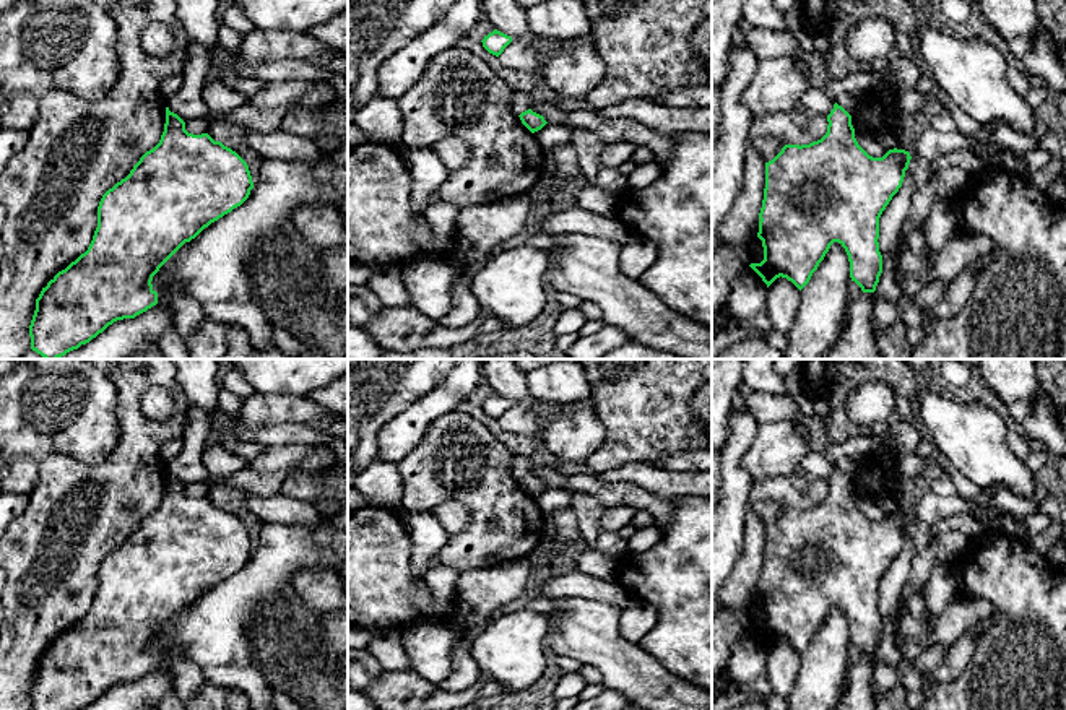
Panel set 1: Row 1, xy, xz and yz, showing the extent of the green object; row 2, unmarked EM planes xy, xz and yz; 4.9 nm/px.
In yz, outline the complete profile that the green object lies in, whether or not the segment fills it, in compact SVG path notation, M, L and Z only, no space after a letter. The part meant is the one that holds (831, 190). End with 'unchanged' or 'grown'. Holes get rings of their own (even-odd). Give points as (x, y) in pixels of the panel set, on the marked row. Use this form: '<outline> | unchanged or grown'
M837 102L827 115L827 133L809 145L785 145L765 162L765 188L759 213L759 232L764 260L749 266L767 288L777 278L786 278L800 291L824 260L834 242L838 242L850 262L850 278L863 292L874 292L882 273L879 252L879 218L892 197L902 187L912 158L928 162L962 148L972 148L970 140L956 127L939 132L928 122L921 123L907 140L905 149L889 149L882 158L869 156L856 141L852 115Z | grown

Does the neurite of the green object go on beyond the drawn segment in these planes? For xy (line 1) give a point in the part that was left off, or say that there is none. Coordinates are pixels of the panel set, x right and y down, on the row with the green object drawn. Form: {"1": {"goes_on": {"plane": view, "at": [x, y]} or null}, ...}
{"1": {"goes_on": null}}

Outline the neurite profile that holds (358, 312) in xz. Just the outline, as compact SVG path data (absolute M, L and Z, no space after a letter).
M351 297L348 301L348 318L353 325L364 325L382 314L384 307L379 310L370 310L361 297Z

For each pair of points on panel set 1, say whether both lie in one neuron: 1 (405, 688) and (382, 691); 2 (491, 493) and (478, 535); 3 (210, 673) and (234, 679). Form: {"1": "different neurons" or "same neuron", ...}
{"1": "same neuron", "2": "same neuron", "3": "same neuron"}

